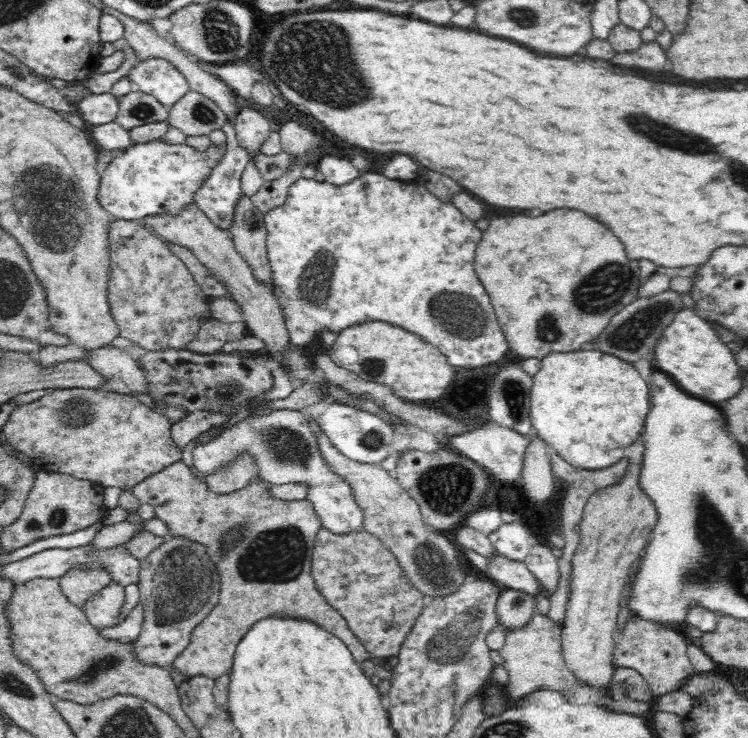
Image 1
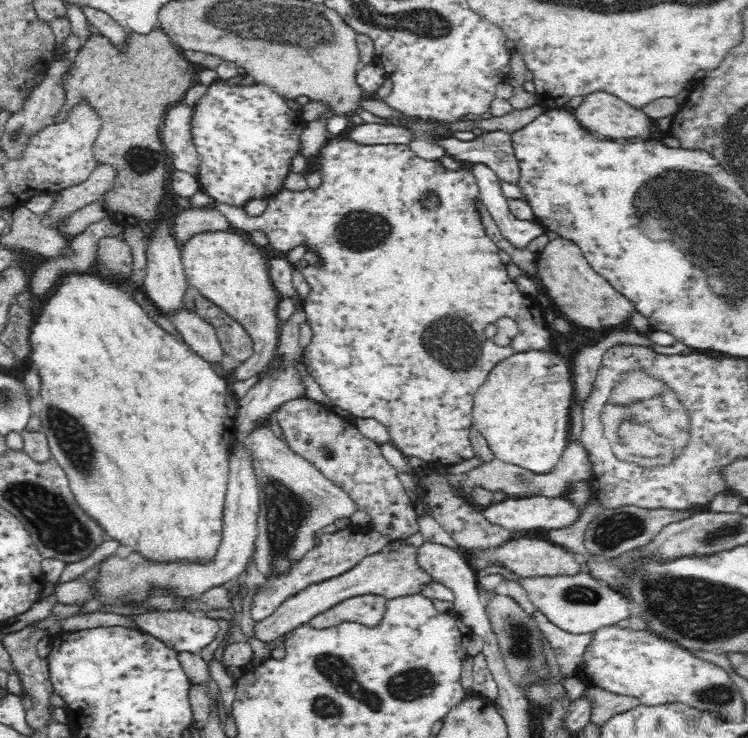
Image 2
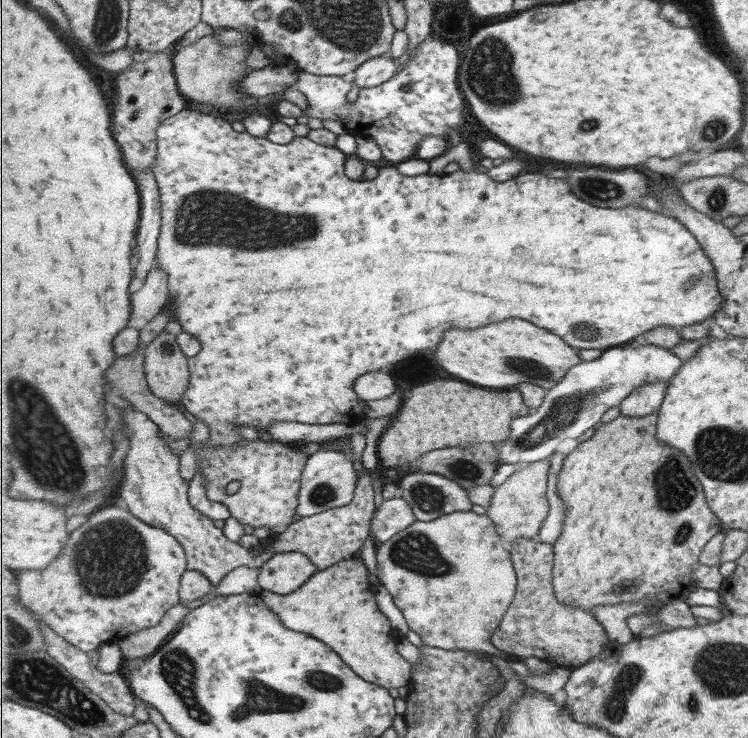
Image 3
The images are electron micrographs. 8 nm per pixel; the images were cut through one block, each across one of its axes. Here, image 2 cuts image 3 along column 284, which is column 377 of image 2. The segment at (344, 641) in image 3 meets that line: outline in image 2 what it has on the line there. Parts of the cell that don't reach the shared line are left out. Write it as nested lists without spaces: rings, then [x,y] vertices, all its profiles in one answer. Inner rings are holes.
[[[379,594],[353,596],[352,598],[342,600],[342,602],[338,602],[330,610],[314,616],[307,624],[316,630],[330,628],[342,621],[358,622],[366,626],[374,626],[381,621],[387,607],[387,599],[385,596]]]

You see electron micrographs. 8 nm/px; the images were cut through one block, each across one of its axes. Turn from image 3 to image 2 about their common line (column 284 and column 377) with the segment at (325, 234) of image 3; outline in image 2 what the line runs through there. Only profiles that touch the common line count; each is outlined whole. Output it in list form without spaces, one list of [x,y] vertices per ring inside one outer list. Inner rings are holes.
[[[348,139],[340,142],[327,142],[319,150],[320,186],[308,187],[306,190],[289,191],[281,189],[269,197],[268,206],[260,215],[250,215],[242,206],[232,206],[223,202],[216,202],[216,209],[228,220],[233,231],[240,233],[262,232],[268,240],[268,246],[276,252],[290,252],[303,246],[315,252],[322,262],[314,266],[303,266],[301,275],[308,284],[308,298],[302,302],[306,311],[307,323],[311,328],[311,339],[308,346],[303,347],[301,361],[314,382],[322,388],[328,396],[331,405],[336,405],[342,410],[358,418],[374,418],[386,427],[390,435],[390,444],[396,447],[406,458],[420,458],[426,462],[441,462],[451,466],[460,464],[465,460],[474,458],[474,451],[470,446],[470,412],[472,410],[472,396],[474,390],[486,380],[488,372],[505,358],[514,354],[540,350],[542,352],[555,351],[554,332],[548,325],[541,321],[543,309],[538,306],[537,299],[520,293],[516,282],[510,280],[506,265],[500,260],[500,249],[492,238],[488,238],[484,228],[483,214],[478,209],[481,202],[480,189],[476,177],[467,165],[462,165],[458,170],[450,170],[443,166],[439,159],[425,159],[416,156],[407,144],[390,143],[387,145],[360,146]],[[500,318],[510,318],[518,324],[518,334],[507,346],[499,346],[492,342],[498,332],[494,322]]]

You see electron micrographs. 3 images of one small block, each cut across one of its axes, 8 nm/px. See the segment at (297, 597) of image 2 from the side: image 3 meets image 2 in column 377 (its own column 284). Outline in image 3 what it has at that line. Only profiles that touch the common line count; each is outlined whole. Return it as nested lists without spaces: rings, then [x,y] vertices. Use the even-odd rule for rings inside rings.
[[[280,553],[260,568],[259,584],[265,591],[291,594],[307,583],[319,568],[302,553]]]

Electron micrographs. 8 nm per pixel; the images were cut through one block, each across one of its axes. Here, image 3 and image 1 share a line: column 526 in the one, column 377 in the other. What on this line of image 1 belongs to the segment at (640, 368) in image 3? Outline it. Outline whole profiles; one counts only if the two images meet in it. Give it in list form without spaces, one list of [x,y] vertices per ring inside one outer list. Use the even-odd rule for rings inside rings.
[[[330,402],[326,406],[326,411],[320,418],[315,419],[318,429],[322,435],[337,449],[342,456],[351,461],[362,464],[377,465],[391,455],[390,444],[394,430],[390,425],[386,425],[384,420],[377,415],[360,410],[347,404],[338,404]]]

